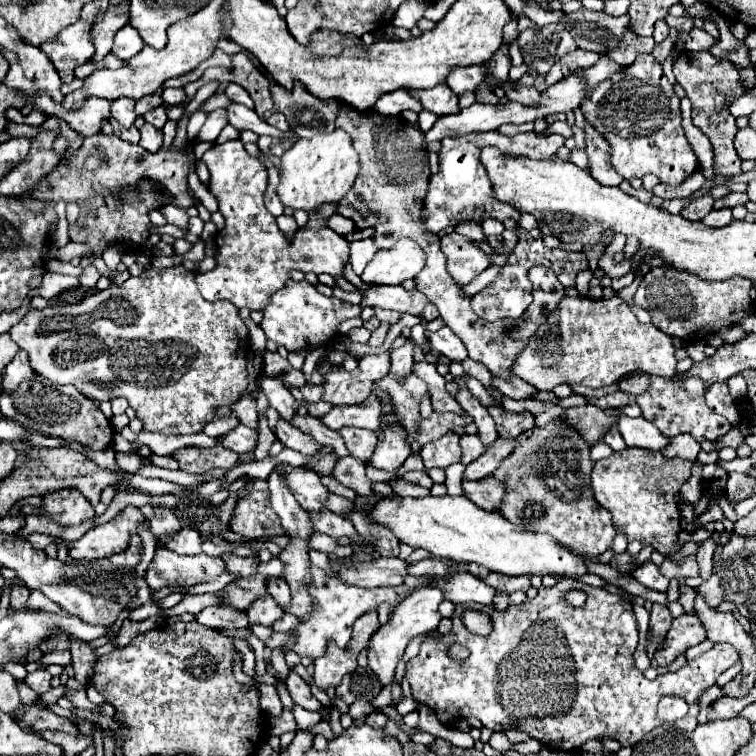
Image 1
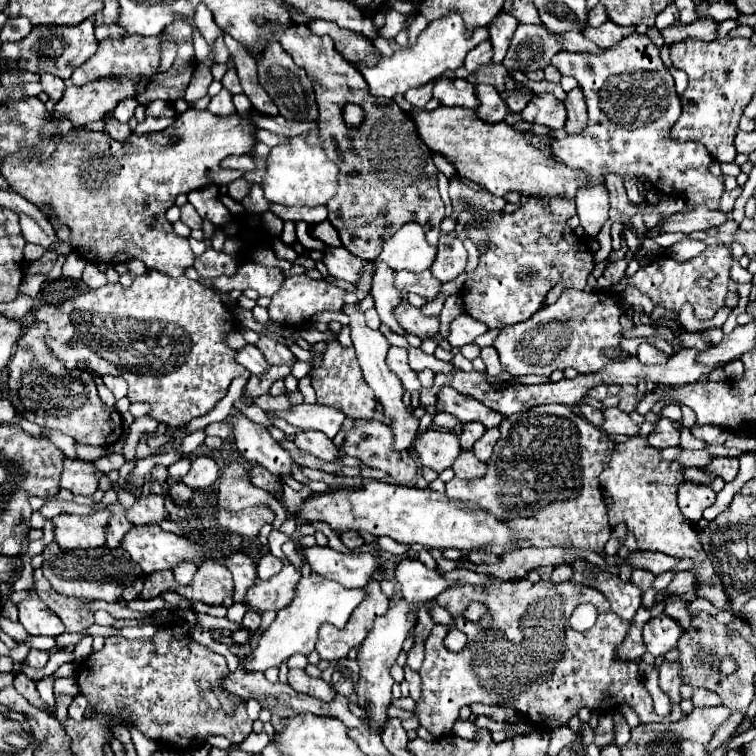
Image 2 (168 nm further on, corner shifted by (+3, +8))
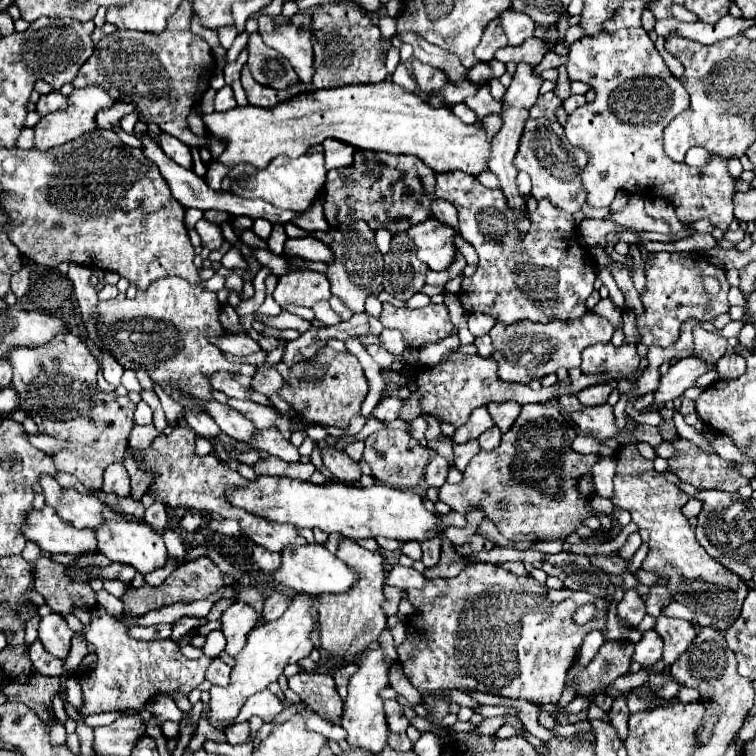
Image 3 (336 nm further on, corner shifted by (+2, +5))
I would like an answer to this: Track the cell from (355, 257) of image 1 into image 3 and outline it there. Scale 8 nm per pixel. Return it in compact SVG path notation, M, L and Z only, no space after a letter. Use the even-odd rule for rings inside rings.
M325 192L321 194L321 198L317 198L317 202L313 202L313 206L309 206L309 210L297 214L297 218L293 218L291 224L309 232L327 230L329 224L325 222L325 216L323 216L323 202L325 202Z

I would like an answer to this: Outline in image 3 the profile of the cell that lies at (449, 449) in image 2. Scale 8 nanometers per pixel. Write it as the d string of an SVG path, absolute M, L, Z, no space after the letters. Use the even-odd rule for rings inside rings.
M435 454L425 470L425 482L431 486L431 488L441 488L445 484L445 478L447 478L447 472L449 472L449 464L443 456Z

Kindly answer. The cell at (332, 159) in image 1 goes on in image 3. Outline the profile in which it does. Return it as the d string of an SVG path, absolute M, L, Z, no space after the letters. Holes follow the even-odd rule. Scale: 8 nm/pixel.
M307 152L307 154L301 154L299 158L277 156L263 170L257 170L255 166L249 166L249 164L229 168L229 178L231 178L229 192L241 198L263 198L281 210L305 212L311 206L311 202L321 194L325 186L325 176L327 176L327 170L323 166L323 154Z

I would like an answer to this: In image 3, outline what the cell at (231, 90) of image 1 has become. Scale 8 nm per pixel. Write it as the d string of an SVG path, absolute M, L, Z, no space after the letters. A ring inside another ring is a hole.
M243 48L241 50L241 54L237 56L237 60L233 60L233 62L227 62L227 66L225 66L225 82L227 84L231 84L233 80L239 80L239 72L241 72L241 68L245 66L245 62L247 62L247 50Z

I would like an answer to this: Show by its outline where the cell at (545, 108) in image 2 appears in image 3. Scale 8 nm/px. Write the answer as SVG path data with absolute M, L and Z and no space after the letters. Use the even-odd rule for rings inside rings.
M547 92L547 94L541 94L537 104L531 108L531 118L549 118L549 120L555 120L555 110L561 106L563 102L553 94L553 92Z

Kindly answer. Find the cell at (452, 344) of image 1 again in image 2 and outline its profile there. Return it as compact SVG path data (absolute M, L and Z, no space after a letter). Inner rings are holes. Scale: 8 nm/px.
M462 313L450 323L450 333L448 333L448 343L452 347L462 347L468 343L474 343L474 339L482 333L486 333L488 327L476 319L472 319L468 313Z

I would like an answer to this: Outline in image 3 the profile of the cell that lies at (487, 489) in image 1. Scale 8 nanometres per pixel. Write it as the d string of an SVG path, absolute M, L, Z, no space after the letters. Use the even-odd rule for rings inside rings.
M473 440L473 442L465 442L465 444L453 444L453 448L455 448L455 468L463 472L467 462L479 452L479 442Z

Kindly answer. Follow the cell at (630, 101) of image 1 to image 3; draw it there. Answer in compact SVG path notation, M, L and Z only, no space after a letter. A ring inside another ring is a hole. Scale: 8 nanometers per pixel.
M643 28L583 36L569 48L567 72L569 80L591 84L597 96L593 104L569 114L565 124L567 140L589 154L589 164L581 176L589 206L609 206L617 190L625 190L671 200L683 224L709 218L723 232L729 228L735 220L731 200L737 180L729 174L727 160L713 154L709 164L693 168L685 162L673 162L663 150L663 130L673 116L689 108L689 94L669 72Z

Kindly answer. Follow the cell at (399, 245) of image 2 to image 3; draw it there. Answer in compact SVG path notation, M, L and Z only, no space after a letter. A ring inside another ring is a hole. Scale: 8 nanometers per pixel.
M427 218L425 222L411 226L409 236L419 246L419 260L423 260L431 270L445 270L449 262L453 262L453 254L459 254L459 248L455 246L457 230L437 218Z

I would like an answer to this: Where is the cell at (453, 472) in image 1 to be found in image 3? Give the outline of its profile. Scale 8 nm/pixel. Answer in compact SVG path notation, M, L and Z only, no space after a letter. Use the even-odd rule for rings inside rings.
M525 404L517 422L503 434L499 448L485 452L479 450L477 456L471 458L469 466L463 472L463 480L459 484L445 484L439 490L439 500L445 502L451 510L459 514L467 514L469 508L481 506L485 518L489 518L505 538L513 538L515 534L523 532L537 532L551 540L563 540L571 534L583 518L589 518L585 506L593 496L593 476L591 468L599 460L597 454L577 454L571 450L571 442L575 440L577 432L573 422L563 414L561 408L553 404Z

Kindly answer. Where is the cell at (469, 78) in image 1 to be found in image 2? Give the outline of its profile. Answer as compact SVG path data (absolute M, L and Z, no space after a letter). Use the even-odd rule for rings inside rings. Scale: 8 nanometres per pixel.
M484 41L484 43L480 43L478 47L474 47L474 49L466 55L464 67L466 67L466 71L472 71L472 73L474 73L478 67L486 65L486 63L490 61L490 57L492 57L490 41Z

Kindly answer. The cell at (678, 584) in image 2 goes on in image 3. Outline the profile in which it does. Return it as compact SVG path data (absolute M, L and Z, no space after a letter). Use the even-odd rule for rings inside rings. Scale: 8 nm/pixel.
M651 586L647 594L641 594L641 598L645 598L645 608L647 614L657 618L663 610L663 606L667 606L669 602L673 602L673 598L667 592L667 586Z

